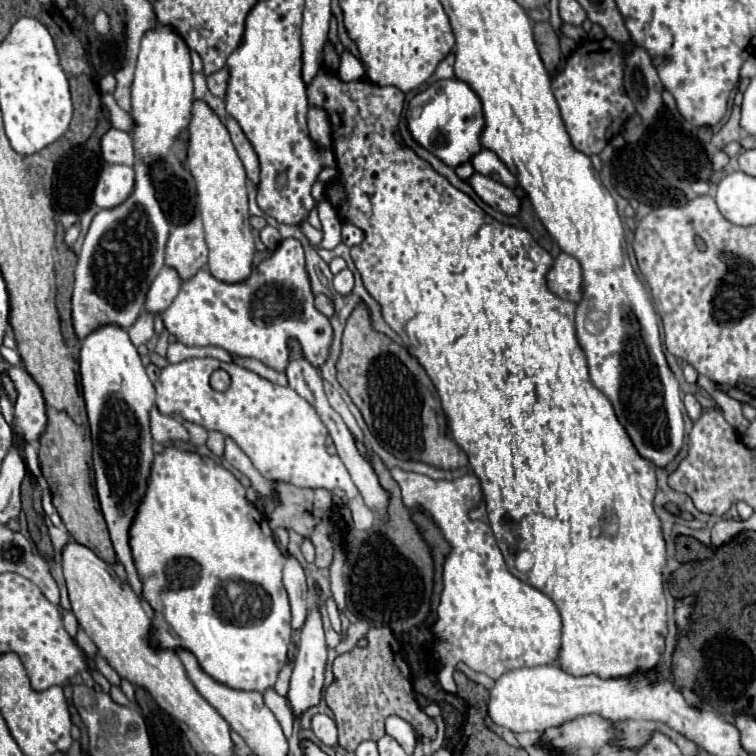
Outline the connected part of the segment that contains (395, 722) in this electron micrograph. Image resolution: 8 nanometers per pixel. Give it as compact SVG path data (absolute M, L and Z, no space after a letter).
M391 715L391 717L385 721L385 729L387 729L387 733L405 749L407 755L413 753L413 743L417 743L417 739L415 739L413 727L411 727L405 719Z

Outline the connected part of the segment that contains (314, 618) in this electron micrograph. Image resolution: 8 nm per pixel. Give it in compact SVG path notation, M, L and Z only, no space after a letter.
M311 603L305 625L301 627L301 641L299 641L299 649L295 655L291 687L289 687L289 701L291 701L293 713L299 715L299 713L303 713L309 707L319 703L319 695L321 695L323 679L325 679L325 663L327 663L327 643L325 643L323 619L321 619L321 611L319 611L317 603Z

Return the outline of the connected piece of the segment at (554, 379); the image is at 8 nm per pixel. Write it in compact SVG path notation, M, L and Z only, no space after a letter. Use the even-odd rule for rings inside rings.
M337 77L313 79L313 87L307 87L307 97L311 105L323 107L329 113L333 131L333 151L337 157L337 167L341 169L339 181L327 185L325 197L343 221L349 221L365 231L365 241L357 247L351 247L351 259L363 279L365 289L381 305L387 325L403 339L407 351L419 361L419 365L433 381L453 441L467 453L469 467L481 481L485 505L489 503L489 523L509 571L515 573L521 581L545 593L557 605L563 621L561 649L557 657L559 667L575 677L597 675L601 679L625 677L637 671L655 671L661 663L667 637L667 605L663 593L663 567L667 563L667 553L661 521L653 509L653 497L657 489L655 469L647 459L641 459L641 455L633 451L633 443L627 431L617 421L609 399L605 399L605 395L601 395L601 391L597 391L593 383L589 383L585 355L577 343L573 327L573 315L577 305L553 295L545 283L545 275L553 265L553 257L525 229L503 225L489 217L481 207L475 205L471 197L457 191L443 175L433 171L429 163L419 159L399 141L397 125L401 119L405 95L397 87L379 87L363 79L353 83L341 83ZM523 549L531 551L535 557L535 563L527 573L519 573L513 565L515 553Z

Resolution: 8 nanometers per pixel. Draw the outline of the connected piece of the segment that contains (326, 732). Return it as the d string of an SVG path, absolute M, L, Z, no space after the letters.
M313 715L311 717L311 729L317 735L319 741L325 745L337 745L337 727L335 721L327 715Z

